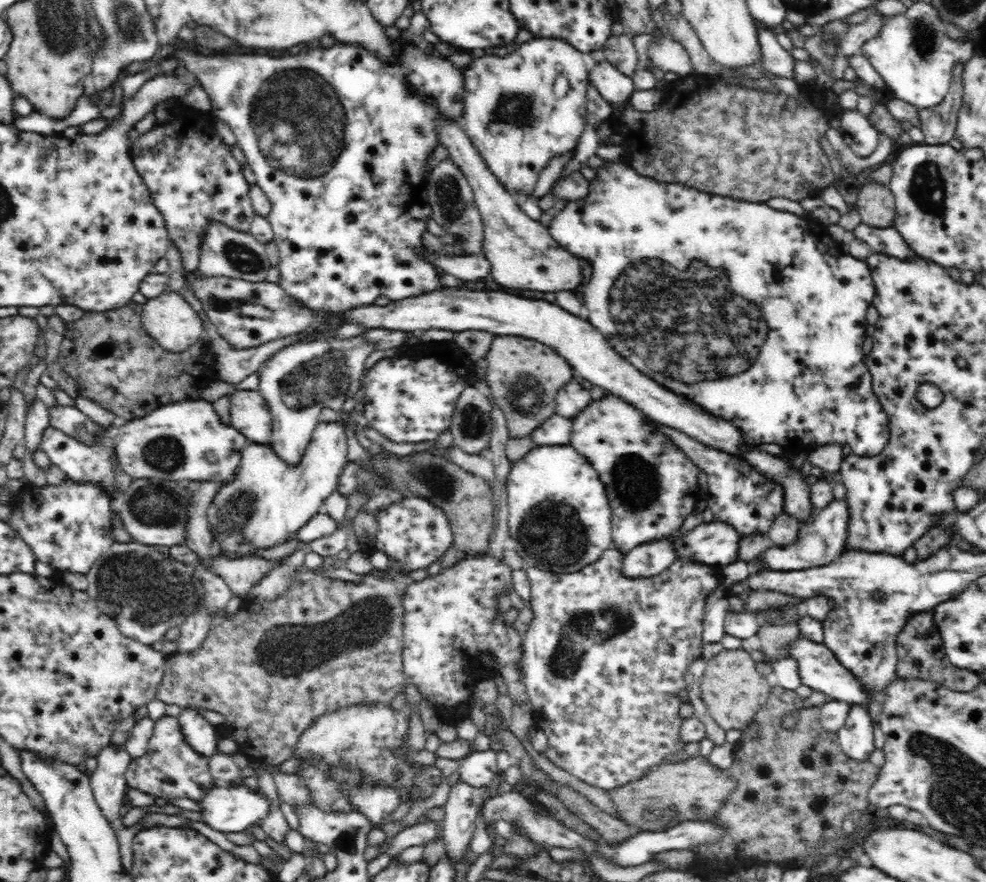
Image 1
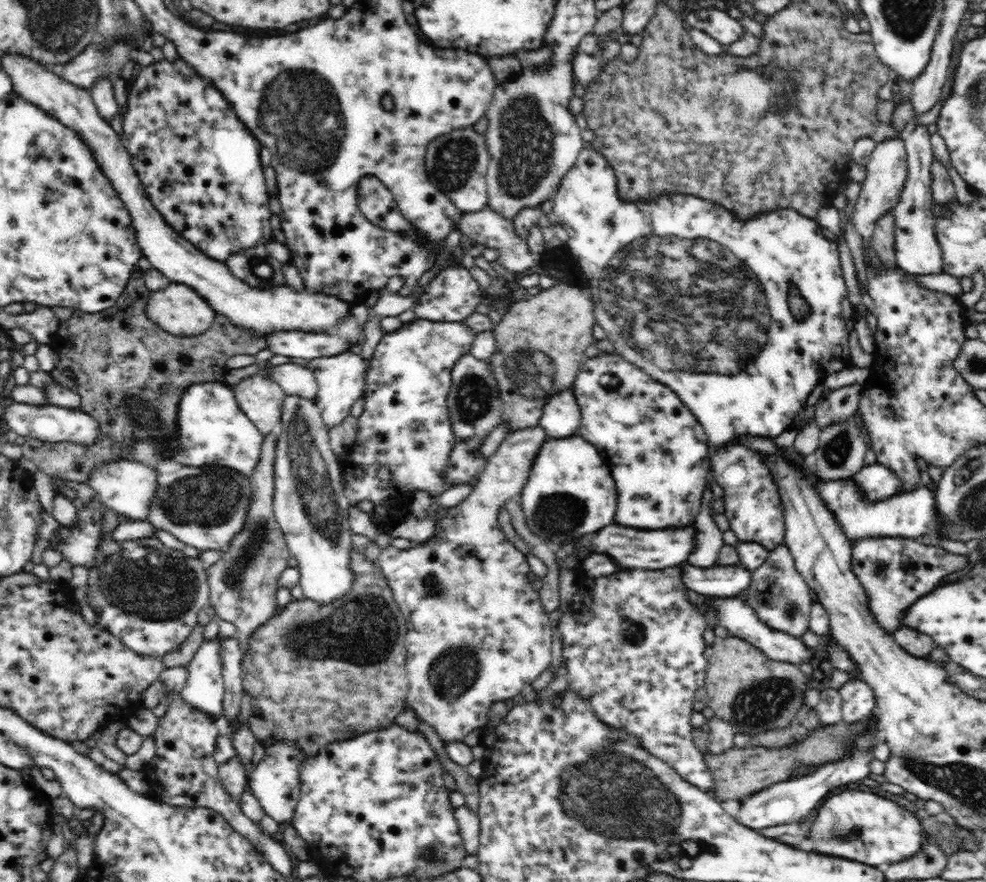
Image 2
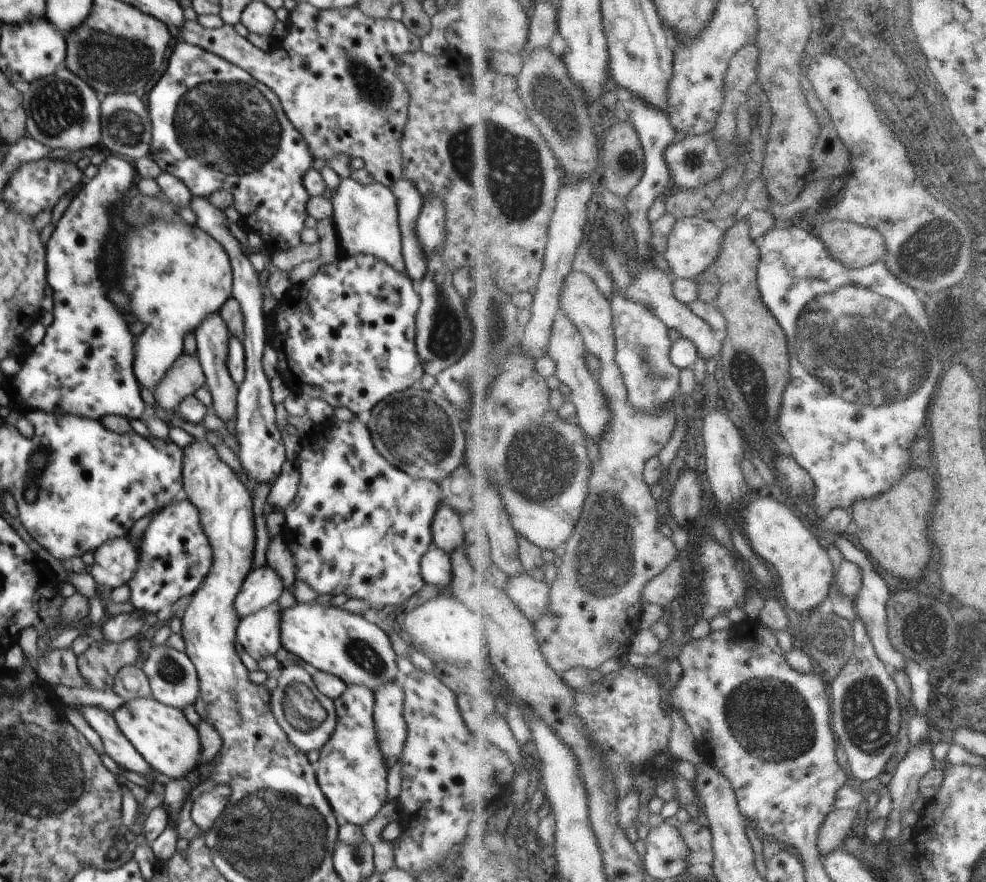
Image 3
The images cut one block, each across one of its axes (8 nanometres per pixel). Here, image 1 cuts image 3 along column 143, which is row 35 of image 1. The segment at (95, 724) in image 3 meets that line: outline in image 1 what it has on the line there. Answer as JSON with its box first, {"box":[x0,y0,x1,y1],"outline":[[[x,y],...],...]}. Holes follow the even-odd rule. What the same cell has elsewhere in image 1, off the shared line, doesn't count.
{"box":[757,28,795,78],"outline":[[[757,28],[763,68],[781,77],[793,78],[795,58],[777,40],[770,29]]]}

